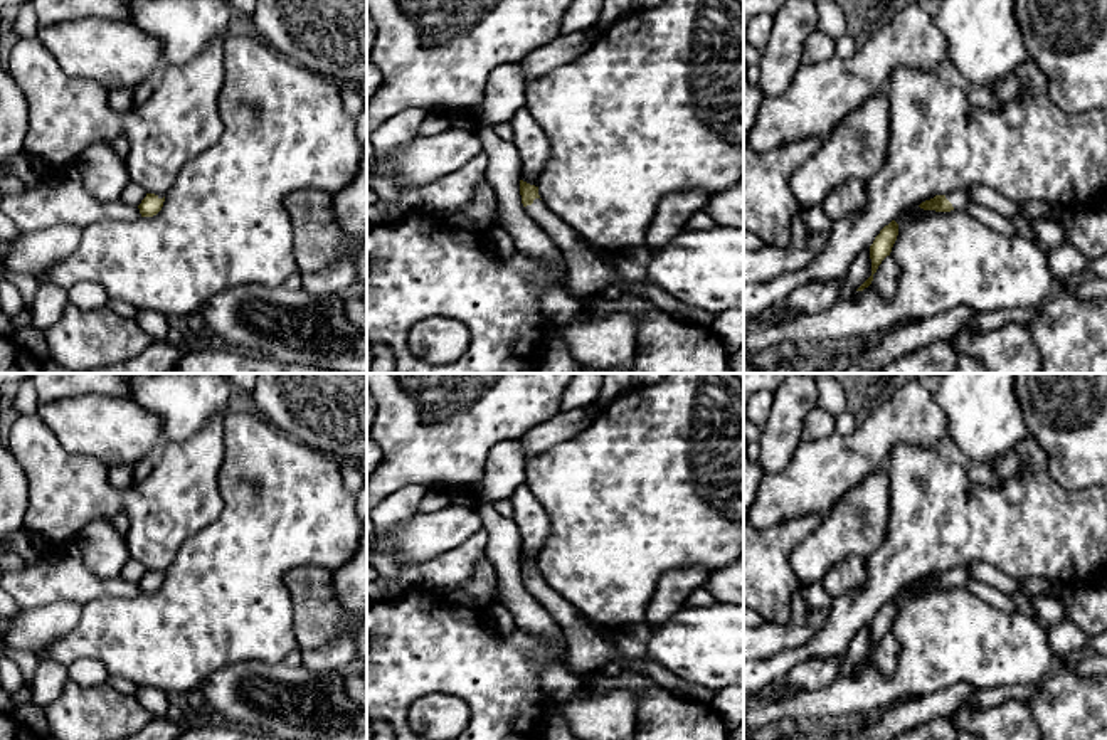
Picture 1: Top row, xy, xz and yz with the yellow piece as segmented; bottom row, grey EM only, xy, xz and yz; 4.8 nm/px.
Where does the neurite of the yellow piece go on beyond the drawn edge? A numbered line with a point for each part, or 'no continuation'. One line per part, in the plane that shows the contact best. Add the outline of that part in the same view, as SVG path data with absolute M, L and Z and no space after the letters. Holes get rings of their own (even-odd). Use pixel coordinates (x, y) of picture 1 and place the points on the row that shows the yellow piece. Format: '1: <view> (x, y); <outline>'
1: xz (589, 271); M535 198L525 207L562 252L565 264L565 293L579 301L602 294L619 281L612 256L589 246L574 229L564 224L547 205Z

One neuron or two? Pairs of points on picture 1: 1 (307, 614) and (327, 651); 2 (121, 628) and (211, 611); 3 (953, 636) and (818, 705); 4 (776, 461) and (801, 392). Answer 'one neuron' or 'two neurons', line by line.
1: two neurons
2: one neuron
3: one neuron
4: one neuron

